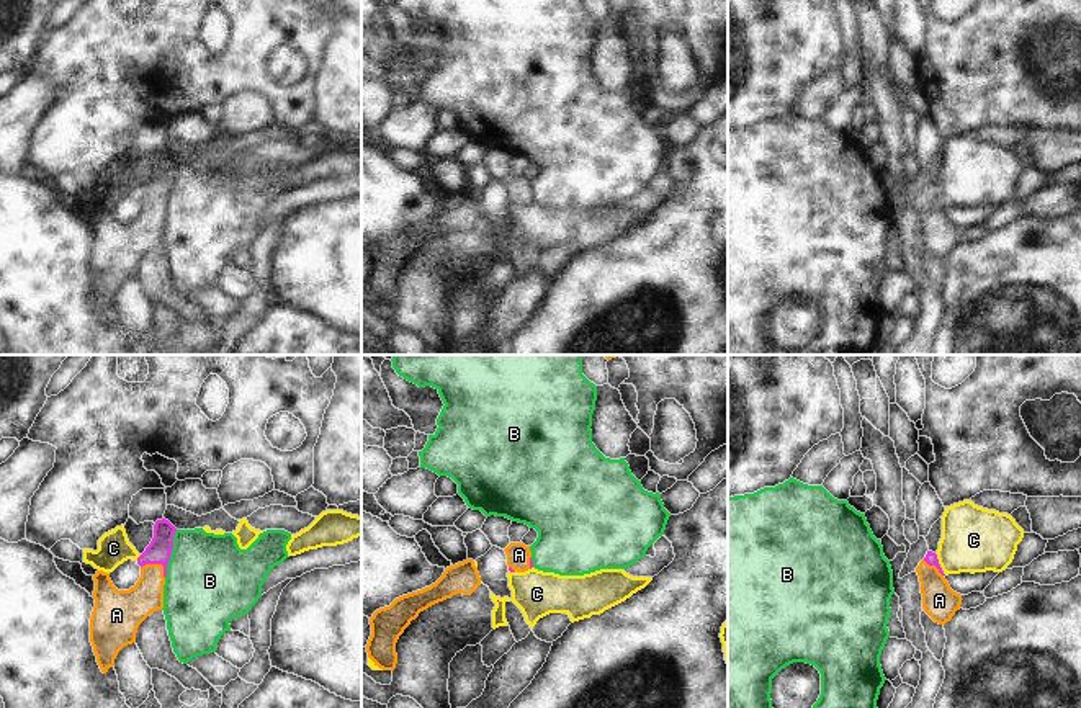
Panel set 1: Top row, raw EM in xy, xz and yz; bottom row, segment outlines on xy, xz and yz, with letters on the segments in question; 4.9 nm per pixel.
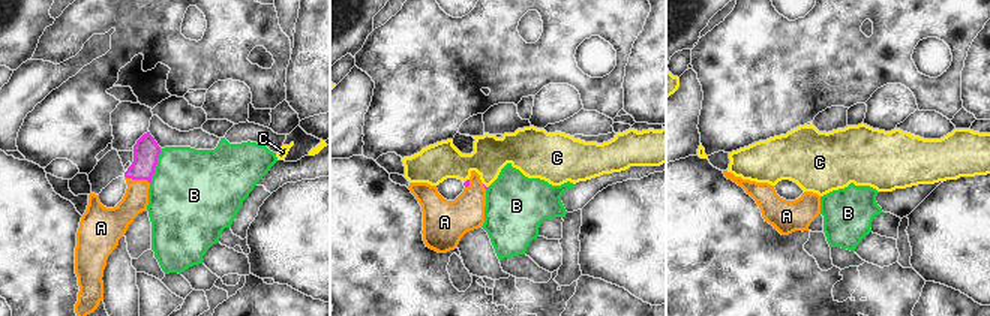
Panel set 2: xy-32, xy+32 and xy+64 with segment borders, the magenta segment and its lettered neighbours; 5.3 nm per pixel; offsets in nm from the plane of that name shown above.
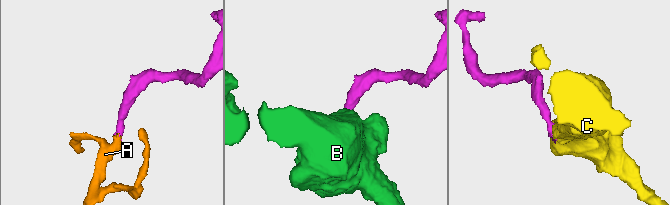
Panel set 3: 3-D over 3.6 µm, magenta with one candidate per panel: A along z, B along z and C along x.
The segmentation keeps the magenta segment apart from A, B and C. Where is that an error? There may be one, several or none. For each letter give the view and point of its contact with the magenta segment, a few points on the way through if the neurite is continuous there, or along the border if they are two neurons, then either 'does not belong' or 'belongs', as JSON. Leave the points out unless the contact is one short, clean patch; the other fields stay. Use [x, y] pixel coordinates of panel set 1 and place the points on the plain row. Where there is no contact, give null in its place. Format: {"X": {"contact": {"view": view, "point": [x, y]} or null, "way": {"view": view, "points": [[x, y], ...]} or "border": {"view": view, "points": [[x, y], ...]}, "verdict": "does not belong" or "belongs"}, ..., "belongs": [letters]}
{"A": {"contact": {"view": "xy", "point": [157, 197]}, "way": {"view": "xy", "points": [[159, 185], [157, 197], [149, 224], [134, 239]]}, "verdict": "belongs"}, "B": {"contact": {"view": "xy", "point": [170, 187]}, "border": {"view": "xy", "points": [[177, 164], [172, 174], [165, 211]]}, "verdict": "does not belong"}, "C": {"contact": {"view": "yz", "point": [939, 198]}, "border": {"view": "yz", "points": [[934, 187], [946, 208]]}, "verdict": "does not belong"}, "belongs": ["A"]}

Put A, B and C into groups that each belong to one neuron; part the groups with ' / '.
A / B / C

